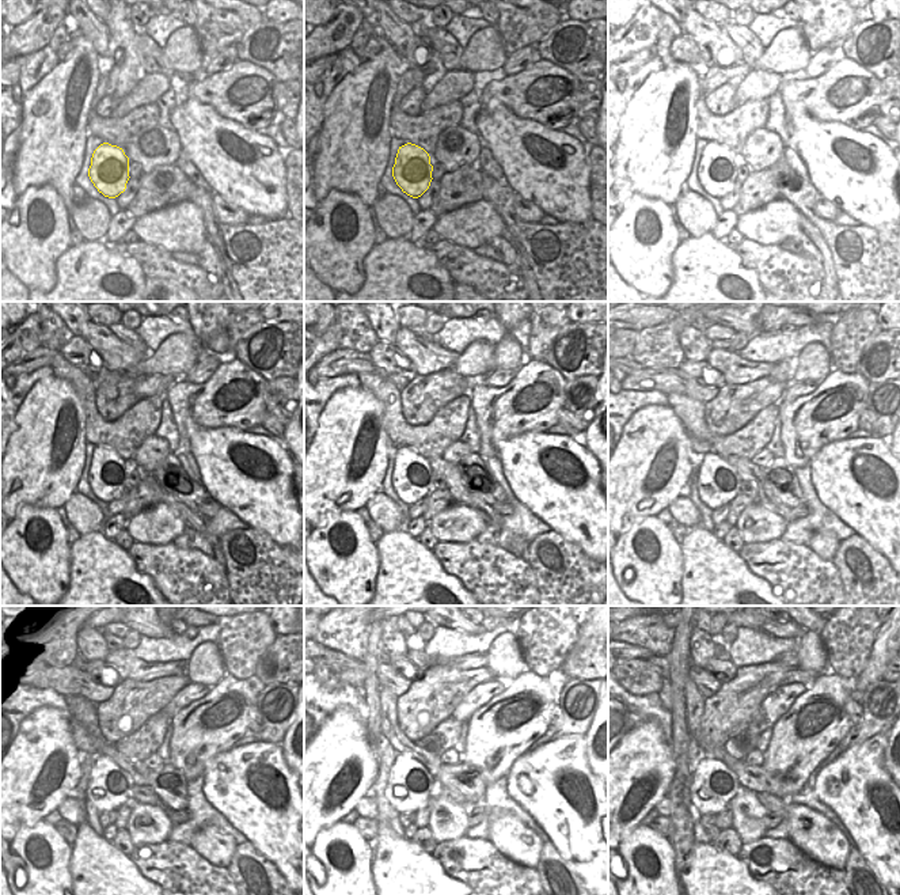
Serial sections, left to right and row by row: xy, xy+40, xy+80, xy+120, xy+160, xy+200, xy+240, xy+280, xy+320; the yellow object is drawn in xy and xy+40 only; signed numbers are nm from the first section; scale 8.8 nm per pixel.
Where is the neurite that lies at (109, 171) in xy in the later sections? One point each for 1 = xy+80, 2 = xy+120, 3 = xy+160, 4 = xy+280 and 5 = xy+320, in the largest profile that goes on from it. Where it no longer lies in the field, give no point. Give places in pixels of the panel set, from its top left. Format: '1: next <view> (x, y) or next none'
1: next xy+80 (716, 170)
2: next xy+120 (106, 477)
3: next xy+160 (411, 477)
4: next xy+280 (409, 784)
5: next xy+320 (713, 784)

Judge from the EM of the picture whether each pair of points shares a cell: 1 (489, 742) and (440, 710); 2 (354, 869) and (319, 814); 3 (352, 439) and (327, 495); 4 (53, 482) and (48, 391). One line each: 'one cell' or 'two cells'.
1: two cells
2: two cells
3: one cell
4: one cell

